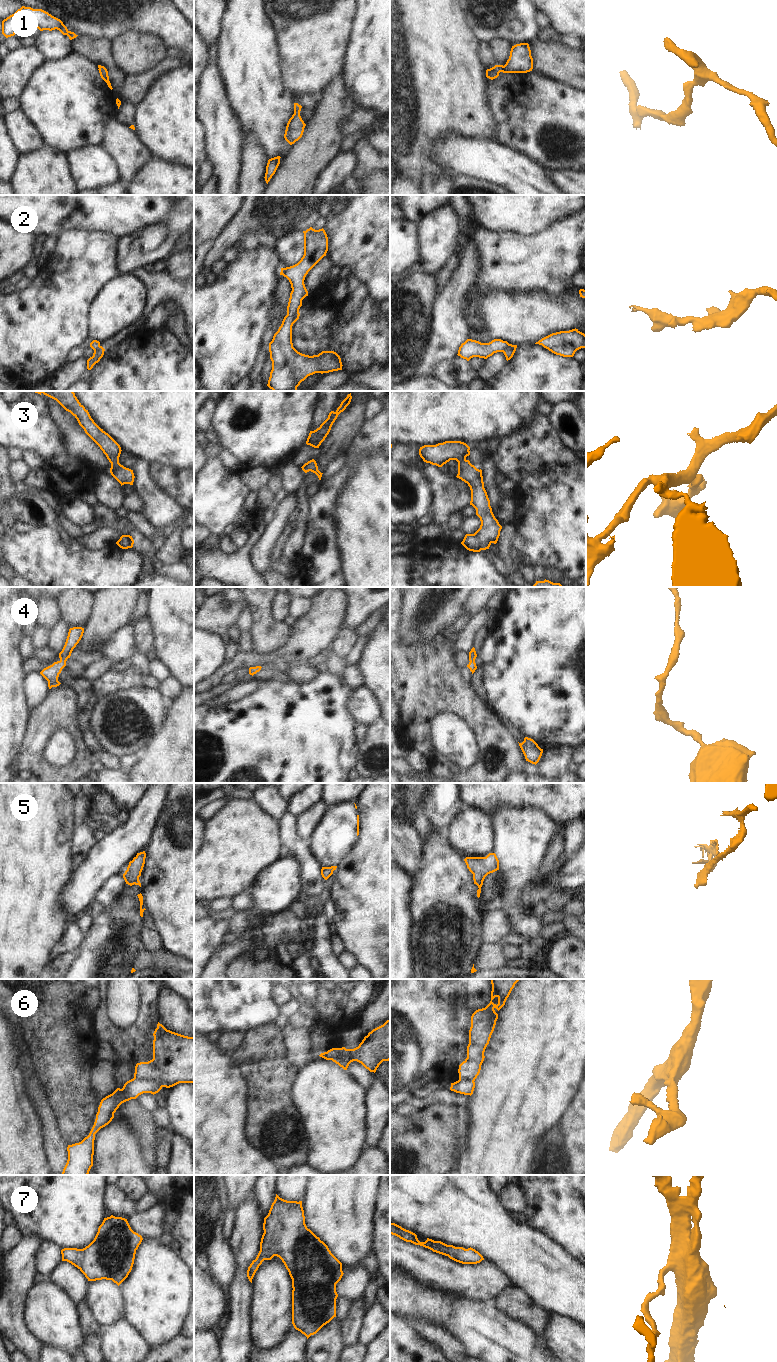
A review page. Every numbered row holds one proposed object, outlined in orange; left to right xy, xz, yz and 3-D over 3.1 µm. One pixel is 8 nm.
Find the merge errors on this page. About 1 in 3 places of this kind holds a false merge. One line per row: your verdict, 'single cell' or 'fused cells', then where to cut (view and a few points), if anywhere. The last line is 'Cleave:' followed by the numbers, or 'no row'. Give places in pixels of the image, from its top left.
1: single cell; no cut
2: single cell; no cut
3: single cell; no cut
4: single cell; no cut
5: fused cells; cut in xy along (138, 879), (134, 883)
6: fused cells; cut in xy along (134, 1077), (143, 1080), (154, 1080), (162, 1086)
7: single cell; no cut
Cleave: 5, 6

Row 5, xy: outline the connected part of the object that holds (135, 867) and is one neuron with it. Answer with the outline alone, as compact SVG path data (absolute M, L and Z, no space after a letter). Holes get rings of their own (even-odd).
M145 851L137 853L132 861L129 862L127 870L123 874L126 884L132 886L139 880L141 872L145 864L146 853Z

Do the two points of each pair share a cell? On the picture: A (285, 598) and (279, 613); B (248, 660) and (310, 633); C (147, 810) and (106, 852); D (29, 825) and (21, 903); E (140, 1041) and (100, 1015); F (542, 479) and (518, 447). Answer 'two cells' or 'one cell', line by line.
A: one cell
B: one cell
C: one cell
D: one cell
E: one cell
F: one cell

